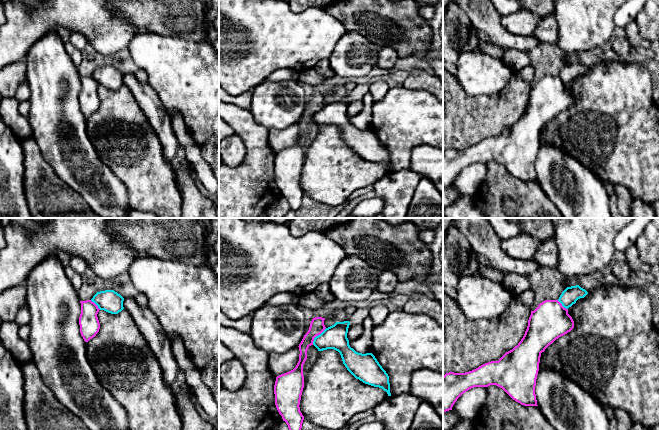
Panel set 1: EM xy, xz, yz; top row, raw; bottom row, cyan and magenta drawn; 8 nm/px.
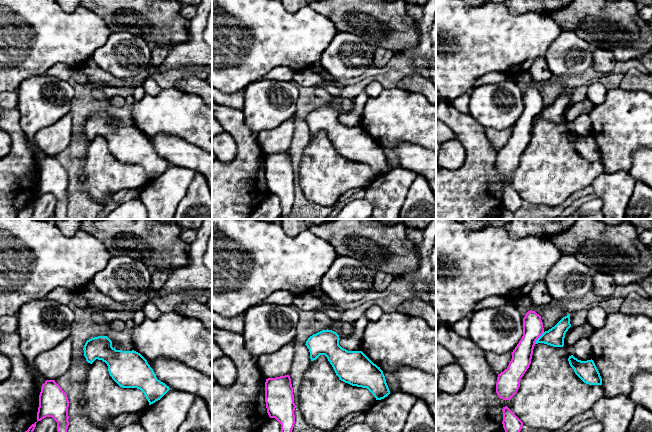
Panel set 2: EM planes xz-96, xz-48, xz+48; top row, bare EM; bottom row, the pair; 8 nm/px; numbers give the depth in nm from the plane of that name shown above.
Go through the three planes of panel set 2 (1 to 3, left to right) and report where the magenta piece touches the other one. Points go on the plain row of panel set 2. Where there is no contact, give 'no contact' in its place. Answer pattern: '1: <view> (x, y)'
1: no contact
2: no contact
3: xz+48 (539, 113)

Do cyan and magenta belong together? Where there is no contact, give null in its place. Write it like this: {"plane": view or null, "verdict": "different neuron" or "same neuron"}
{"plane": "xz", "verdict": "different neuron"}

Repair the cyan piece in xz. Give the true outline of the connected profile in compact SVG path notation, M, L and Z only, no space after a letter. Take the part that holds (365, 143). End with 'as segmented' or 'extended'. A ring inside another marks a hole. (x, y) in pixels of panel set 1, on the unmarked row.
M336 98L316 112L313 121L318 127L334 125L341 131L347 146L365 160L382 164L390 169L389 152L372 129L358 129L349 121L347 114L350 98Z | as segmented

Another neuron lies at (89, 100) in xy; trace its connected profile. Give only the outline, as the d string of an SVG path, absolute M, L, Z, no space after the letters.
M91 76L80 77L81 90L79 93L80 109L85 118L96 112L100 105L100 99L97 93L98 82Z

